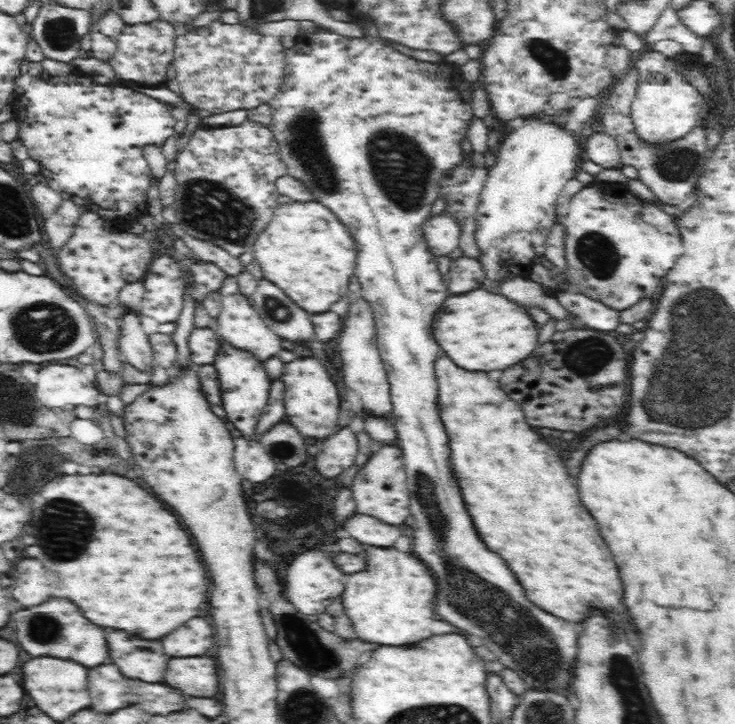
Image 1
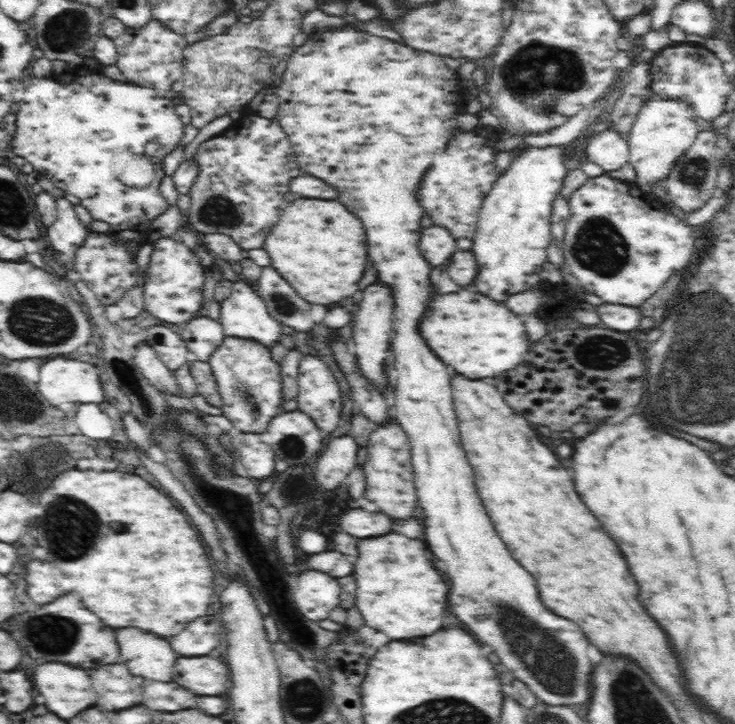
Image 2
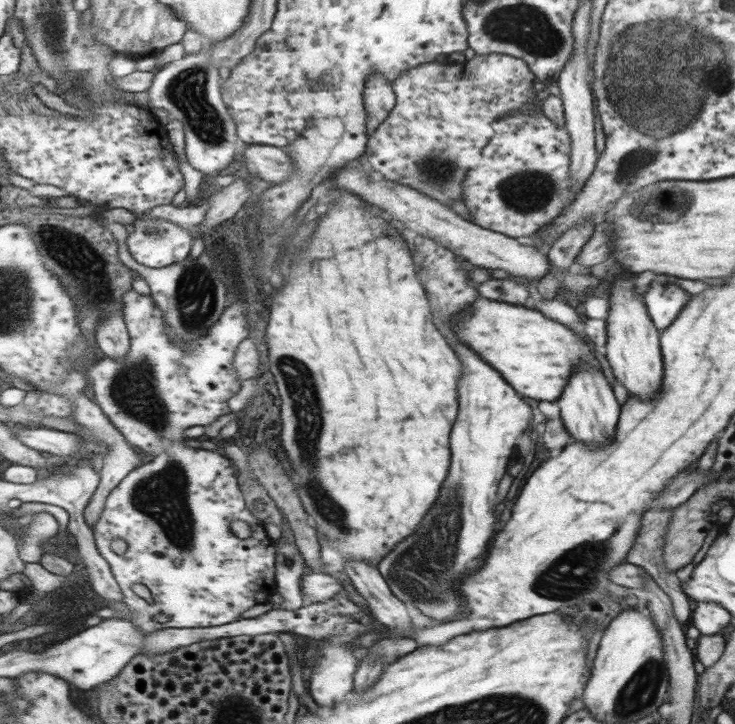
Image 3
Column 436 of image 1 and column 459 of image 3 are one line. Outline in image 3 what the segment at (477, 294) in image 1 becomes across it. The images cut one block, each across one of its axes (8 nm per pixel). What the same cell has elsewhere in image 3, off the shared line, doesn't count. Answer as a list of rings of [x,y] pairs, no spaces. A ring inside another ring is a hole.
[[[477,296],[477,304],[457,316],[457,324],[453,326],[457,340],[461,340],[467,348],[473,348],[485,364],[497,368],[497,372],[501,372],[501,376],[505,376],[505,380],[509,380],[509,384],[527,398],[553,402],[563,390],[571,368],[577,368],[577,364],[583,362],[597,366],[597,360],[591,356],[591,350],[583,340],[579,340],[569,328],[547,320],[535,310],[495,300],[491,302]]]

